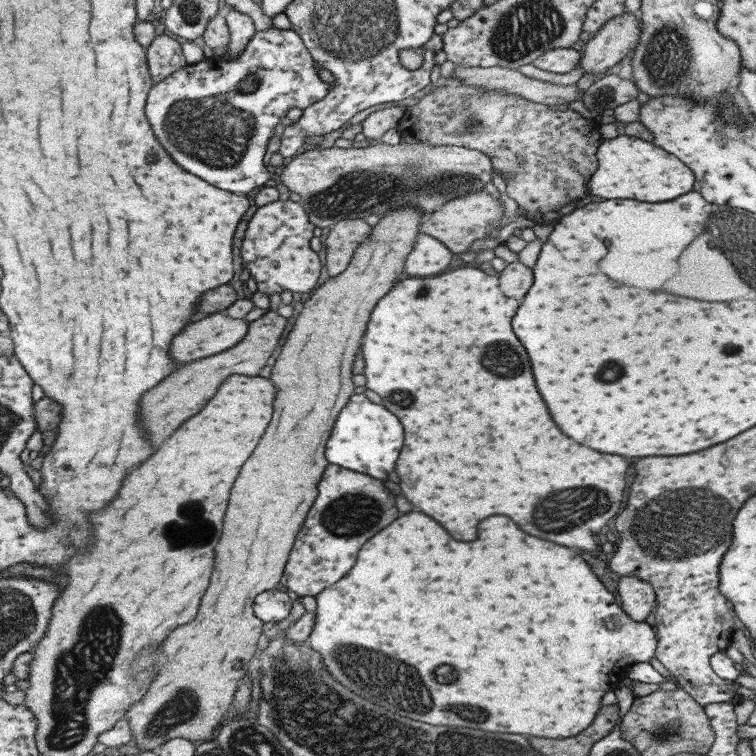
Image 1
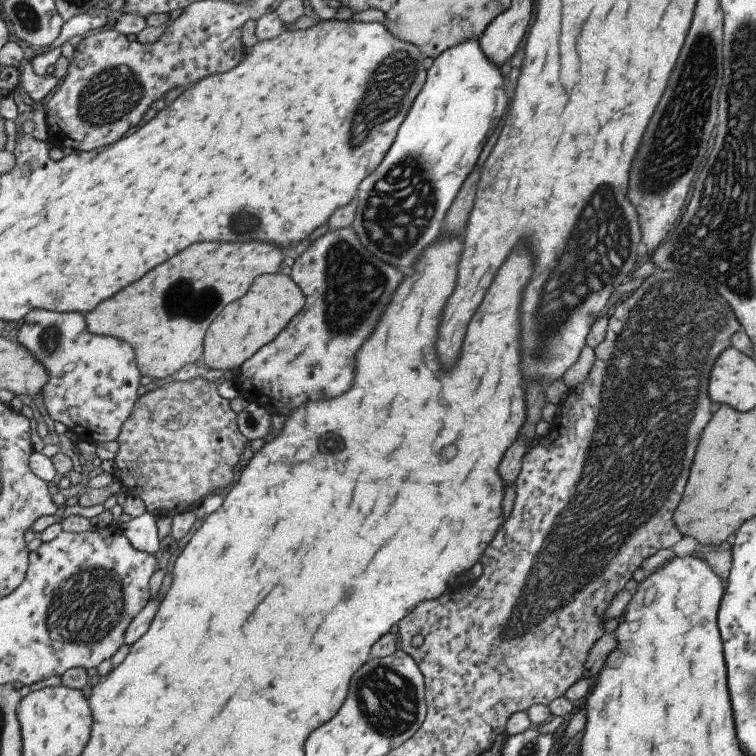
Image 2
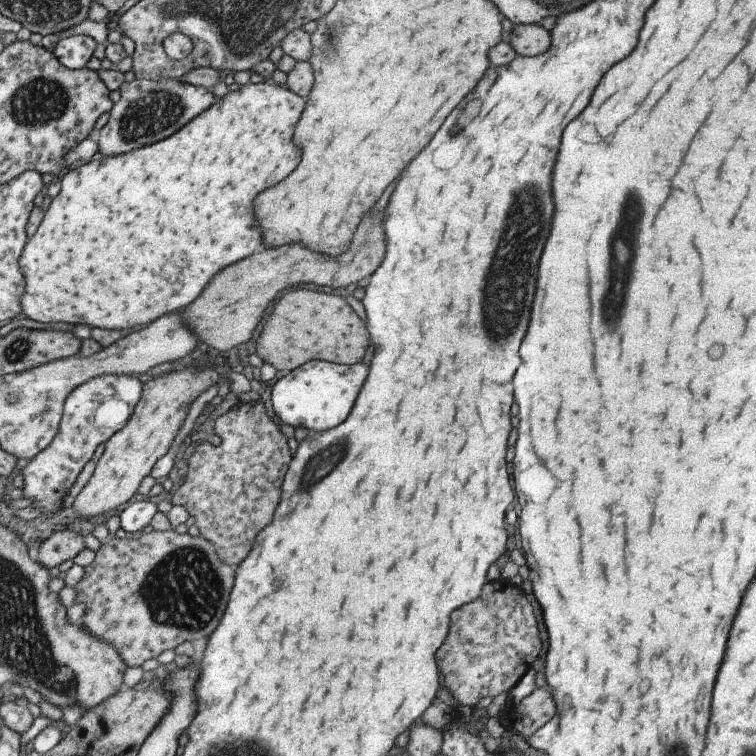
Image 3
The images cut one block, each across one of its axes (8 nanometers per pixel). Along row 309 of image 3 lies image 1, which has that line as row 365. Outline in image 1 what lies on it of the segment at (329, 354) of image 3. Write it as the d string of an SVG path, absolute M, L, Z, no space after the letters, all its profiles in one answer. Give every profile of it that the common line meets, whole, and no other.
M410 207L396 209L384 215L374 226L371 226L371 234L362 244L359 244L345 270L337 276L329 277L305 302L300 304L302 310L295 318L269 376L269 380L273 380L277 388L275 402L273 402L275 406L273 418L269 422L269 428L261 436L257 448L245 460L237 480L233 482L225 520L223 520L223 534L219 536L217 546L213 550L215 562L209 572L209 586L201 596L195 618L185 623L185 626L175 628L161 642L161 650L153 650L153 646L147 646L133 660L135 672L145 670L147 666L153 668L153 676L143 698L131 704L124 714L132 736L131 744L140 748L141 752L151 751L157 754L159 746L171 738L183 738L194 744L210 740L213 729L223 718L223 714L229 710L238 683L249 672L251 656L255 652L255 642L259 640L261 626L264 623L255 617L251 604L260 592L277 588L291 544L295 542L297 530L301 528L305 514L315 500L319 476L327 466L323 458L323 446L327 442L329 430L335 422L337 412L341 410L343 404L347 403L353 392L351 360L365 332L365 324L369 320L371 308L377 304L381 296L389 292L397 274L403 272L405 256L411 251L419 232L419 223L425 217L423 213Z

